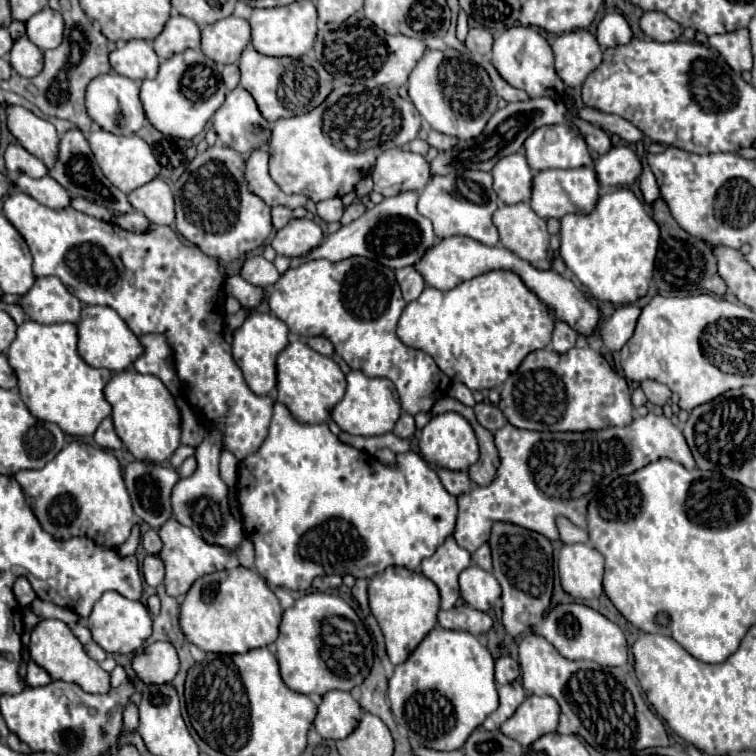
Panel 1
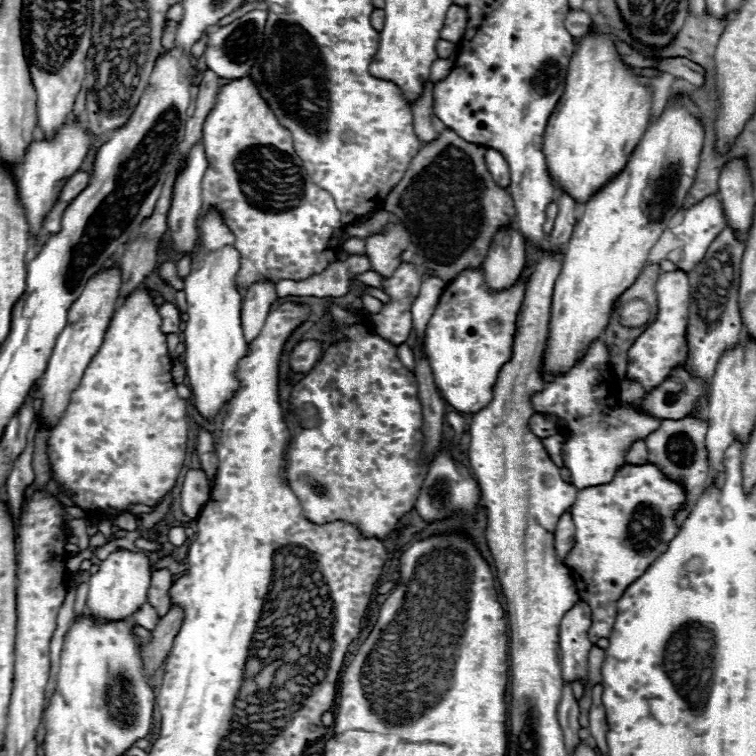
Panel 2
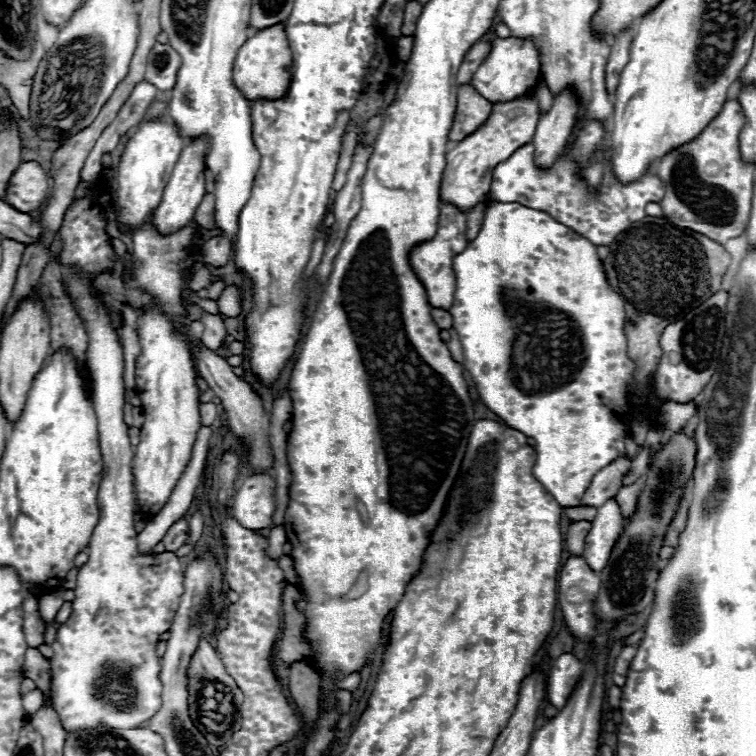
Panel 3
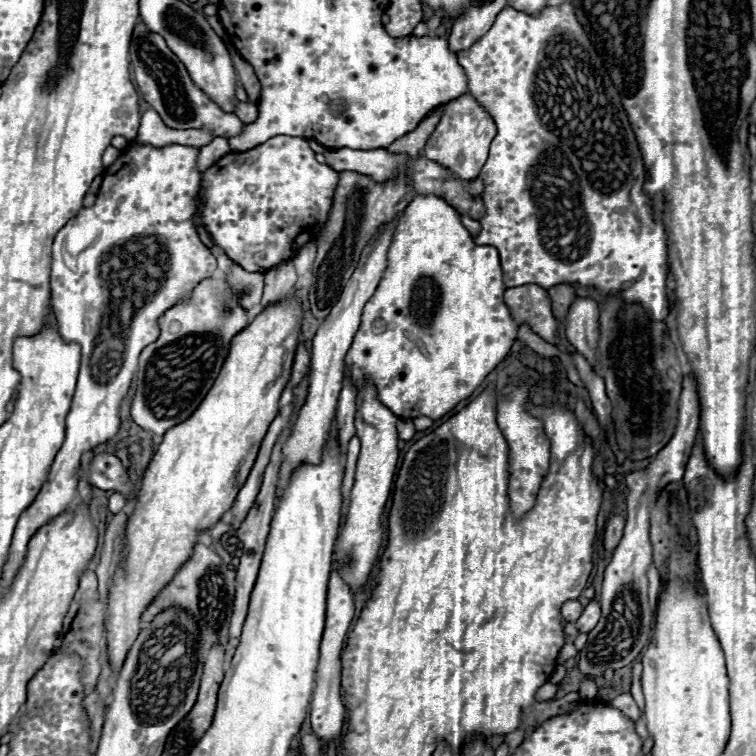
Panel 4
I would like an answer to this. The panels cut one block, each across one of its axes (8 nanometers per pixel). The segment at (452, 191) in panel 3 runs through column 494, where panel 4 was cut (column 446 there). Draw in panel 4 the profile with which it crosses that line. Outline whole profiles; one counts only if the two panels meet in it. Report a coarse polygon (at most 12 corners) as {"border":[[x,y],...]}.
{"border":[[466,92],[442,106],[424,156],[472,180],[496,136]]}

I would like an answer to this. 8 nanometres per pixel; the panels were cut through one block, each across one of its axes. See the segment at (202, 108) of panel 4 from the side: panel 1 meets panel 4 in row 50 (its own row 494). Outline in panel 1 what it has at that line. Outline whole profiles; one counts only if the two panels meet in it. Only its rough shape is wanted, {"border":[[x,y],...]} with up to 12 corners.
{"border":[[154,462],[124,470],[134,514],[152,528],[172,518],[180,476]]}

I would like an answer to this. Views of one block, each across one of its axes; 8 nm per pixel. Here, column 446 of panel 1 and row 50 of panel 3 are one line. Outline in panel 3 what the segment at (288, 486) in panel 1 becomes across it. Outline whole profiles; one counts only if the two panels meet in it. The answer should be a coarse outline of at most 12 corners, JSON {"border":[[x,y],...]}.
{"border":[[496,38],[472,86],[490,102],[534,90],[540,74],[530,40]]}

